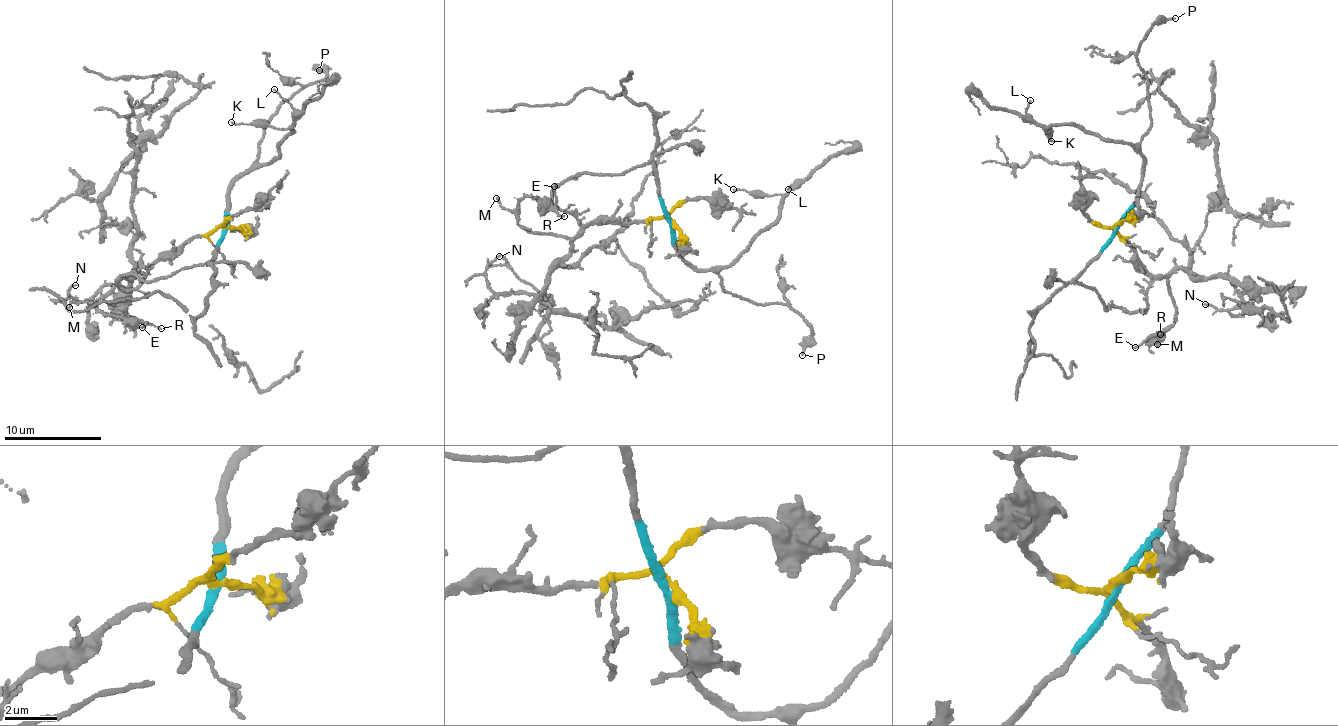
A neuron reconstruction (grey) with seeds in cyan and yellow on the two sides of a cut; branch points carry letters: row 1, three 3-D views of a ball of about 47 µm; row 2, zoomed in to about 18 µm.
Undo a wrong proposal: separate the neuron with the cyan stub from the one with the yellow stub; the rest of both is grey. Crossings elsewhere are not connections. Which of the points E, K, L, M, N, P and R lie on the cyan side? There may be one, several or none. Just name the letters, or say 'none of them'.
K, L, P

